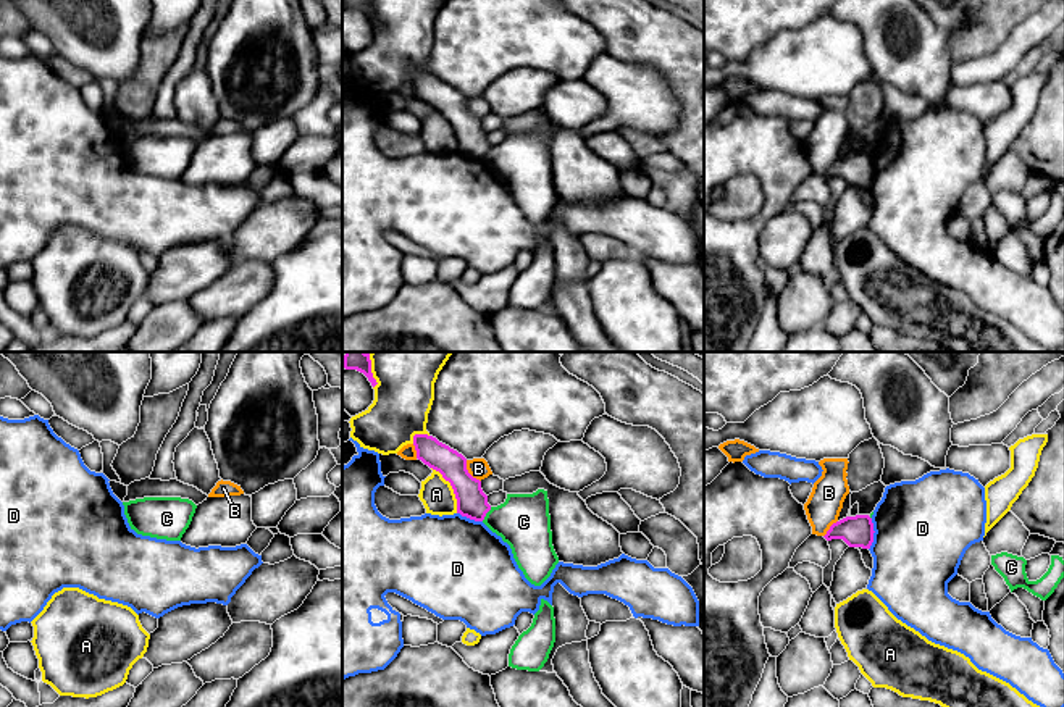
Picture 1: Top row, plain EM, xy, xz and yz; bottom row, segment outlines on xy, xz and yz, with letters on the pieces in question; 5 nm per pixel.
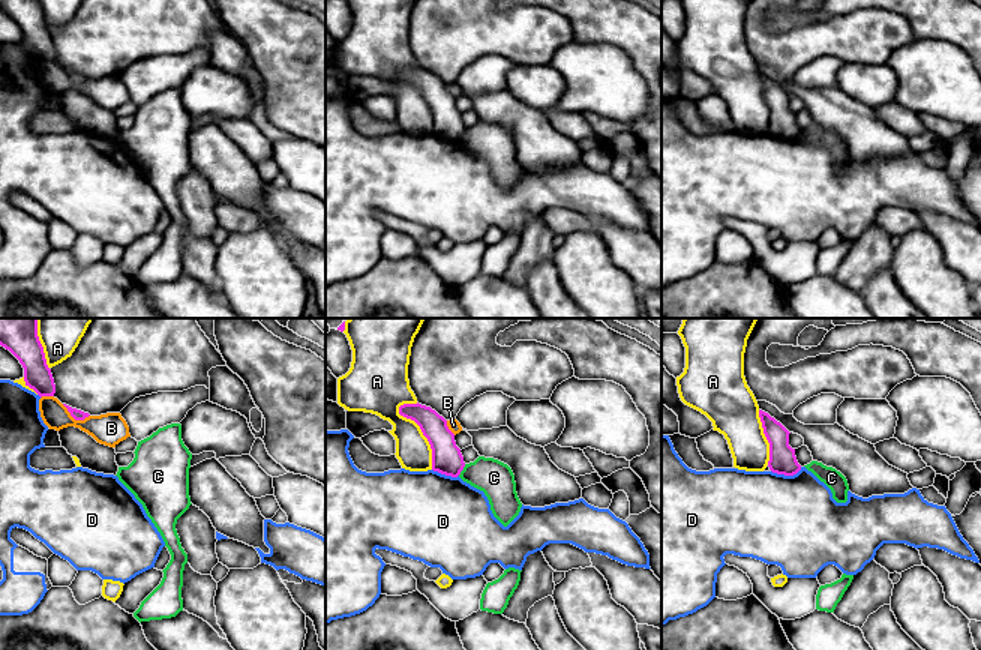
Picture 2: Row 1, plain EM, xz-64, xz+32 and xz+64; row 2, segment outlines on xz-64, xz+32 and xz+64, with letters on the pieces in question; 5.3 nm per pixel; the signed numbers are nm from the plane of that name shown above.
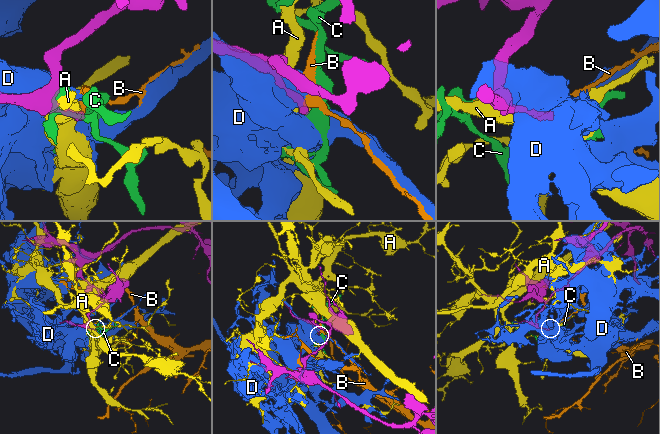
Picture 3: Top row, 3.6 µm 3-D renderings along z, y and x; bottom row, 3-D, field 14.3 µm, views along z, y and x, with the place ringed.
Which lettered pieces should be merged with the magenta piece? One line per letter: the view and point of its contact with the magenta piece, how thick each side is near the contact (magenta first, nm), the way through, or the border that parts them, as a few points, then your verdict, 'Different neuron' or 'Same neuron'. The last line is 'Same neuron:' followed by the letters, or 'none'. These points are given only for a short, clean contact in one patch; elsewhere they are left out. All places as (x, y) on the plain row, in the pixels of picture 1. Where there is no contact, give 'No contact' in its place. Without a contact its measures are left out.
A: Touches magenta at xz (452, 126). Thickness 160 nm (magenta) against 160 nm. Different neuron
B: Touches magenta at xz (467, 110). Thickness 160 nm (magenta) against 100 nm. Different neuron
C: Touches magenta at xz (486, 150). Thickness 160 nm (magenta) against 260 nm. Boundary: xz (491, 146), (481, 158). Different neuron
D: Touches magenta at yz (872, 173). Thickness 160 nm (magenta) against 480 nm. Different neuron
Same neuron: none

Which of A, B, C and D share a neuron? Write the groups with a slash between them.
A / B / C / D

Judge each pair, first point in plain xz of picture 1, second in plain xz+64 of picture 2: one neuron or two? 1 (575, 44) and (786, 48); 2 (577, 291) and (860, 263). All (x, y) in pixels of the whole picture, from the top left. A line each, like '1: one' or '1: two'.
1: one
2: two

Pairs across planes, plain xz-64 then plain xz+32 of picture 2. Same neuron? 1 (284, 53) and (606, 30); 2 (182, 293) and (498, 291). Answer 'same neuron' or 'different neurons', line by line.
1: same neuron
2: same neuron

